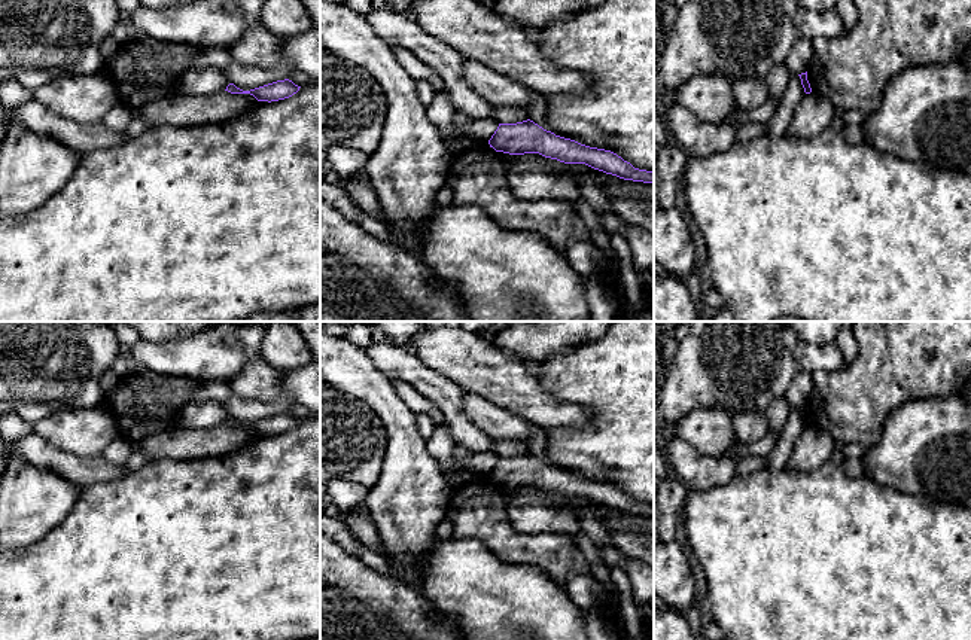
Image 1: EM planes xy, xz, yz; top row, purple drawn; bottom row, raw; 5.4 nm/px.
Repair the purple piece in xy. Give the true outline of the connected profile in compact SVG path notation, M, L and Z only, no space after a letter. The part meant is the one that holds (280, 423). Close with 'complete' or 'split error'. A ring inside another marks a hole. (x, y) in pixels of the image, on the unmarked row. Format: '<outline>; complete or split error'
M277 414L250 424L243 424L237 421L234 417L229 417L225 424L231 427L250 427L258 435L278 435L292 430L299 424L301 420L295 418L292 414Z; complete

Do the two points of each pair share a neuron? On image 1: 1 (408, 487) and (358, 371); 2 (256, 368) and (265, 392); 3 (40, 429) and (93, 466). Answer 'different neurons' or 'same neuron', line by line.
1: same neuron
2: same neuron
3: different neurons

